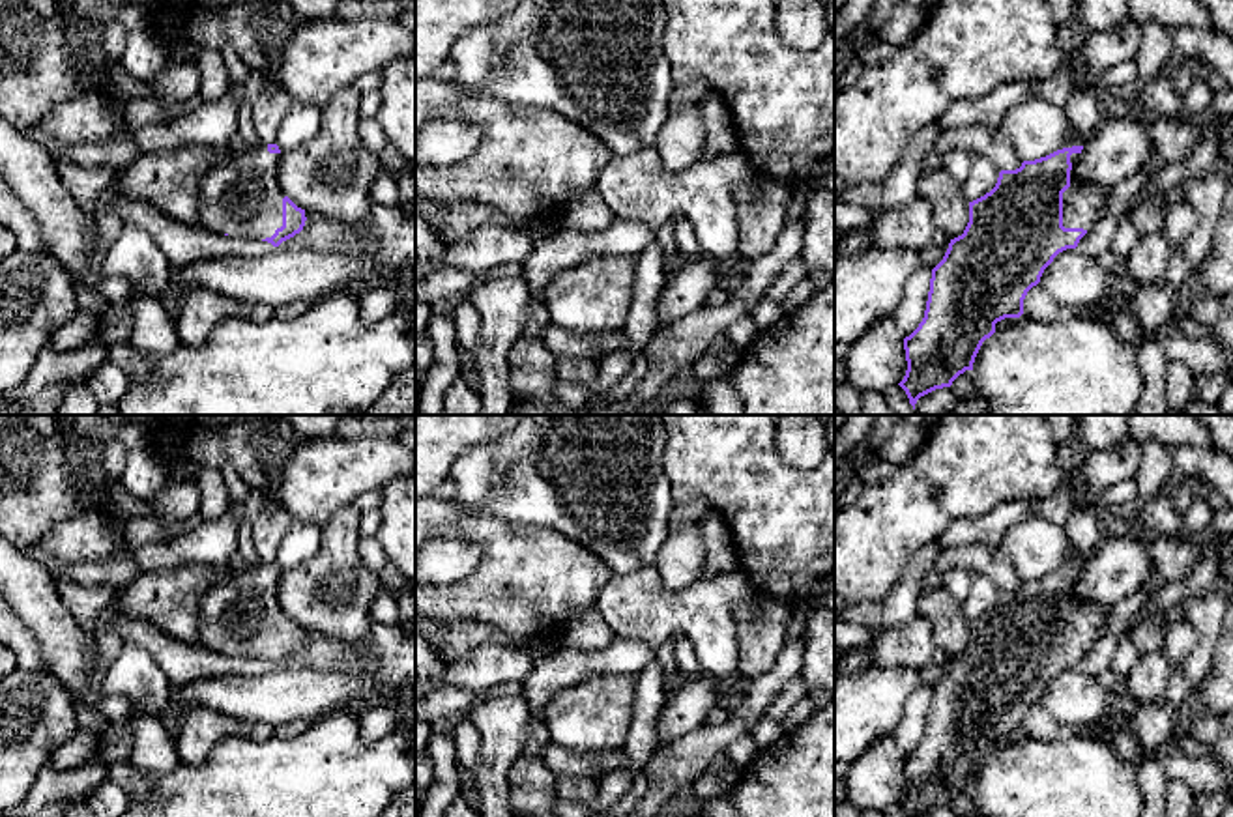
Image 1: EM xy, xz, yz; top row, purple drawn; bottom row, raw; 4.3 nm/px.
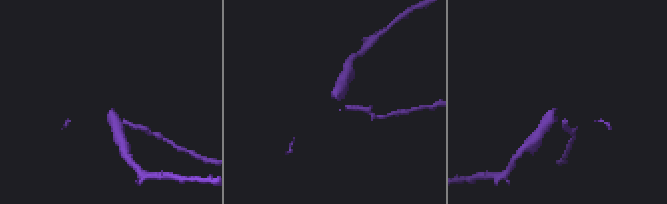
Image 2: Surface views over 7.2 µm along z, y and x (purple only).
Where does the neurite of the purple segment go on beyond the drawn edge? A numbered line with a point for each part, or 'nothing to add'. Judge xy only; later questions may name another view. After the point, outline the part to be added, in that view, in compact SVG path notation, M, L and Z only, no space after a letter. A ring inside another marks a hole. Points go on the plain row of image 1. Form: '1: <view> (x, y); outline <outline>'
1: xy (242, 617); outline M260 561L211 587L200 600L198 643L228 656L271 656L283 645L279 576Z

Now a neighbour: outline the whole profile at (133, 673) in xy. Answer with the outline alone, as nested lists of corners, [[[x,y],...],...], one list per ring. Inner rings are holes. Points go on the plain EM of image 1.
[[[122,643],[103,677],[101,690],[105,695],[123,695],[146,714],[163,714],[172,686],[159,664],[142,647]]]

